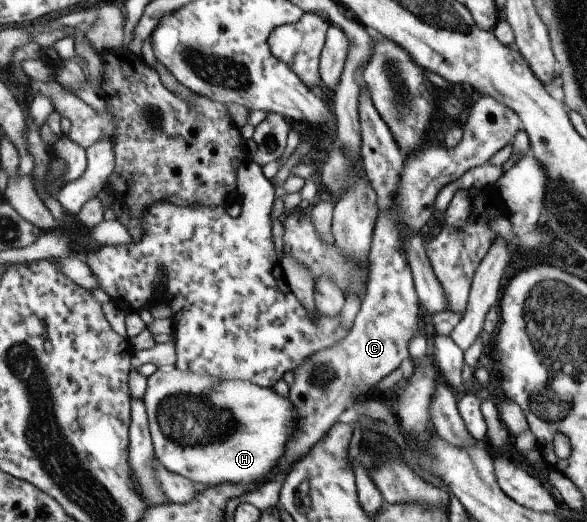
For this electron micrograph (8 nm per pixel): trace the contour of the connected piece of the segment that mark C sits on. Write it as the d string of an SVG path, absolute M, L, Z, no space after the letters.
M482 95L469 109L461 128L461 140L454 148L429 144L404 158L394 208L389 213L380 213L376 222L370 252L368 291L356 322L344 341L313 355L294 372L295 378L293 386L289 388L288 398L300 416L298 431L266 478L267 481L281 472L287 476L296 462L311 452L313 446L338 422L339 416L353 406L353 402L365 394L371 394L377 382L387 378L401 364L401 360L409 356L407 342L417 335L417 310L421 306L402 249L402 238L417 233L430 220L435 197L445 184L457 180L470 168L484 165L503 146L512 144L517 131L521 130L521 124L511 108Z

